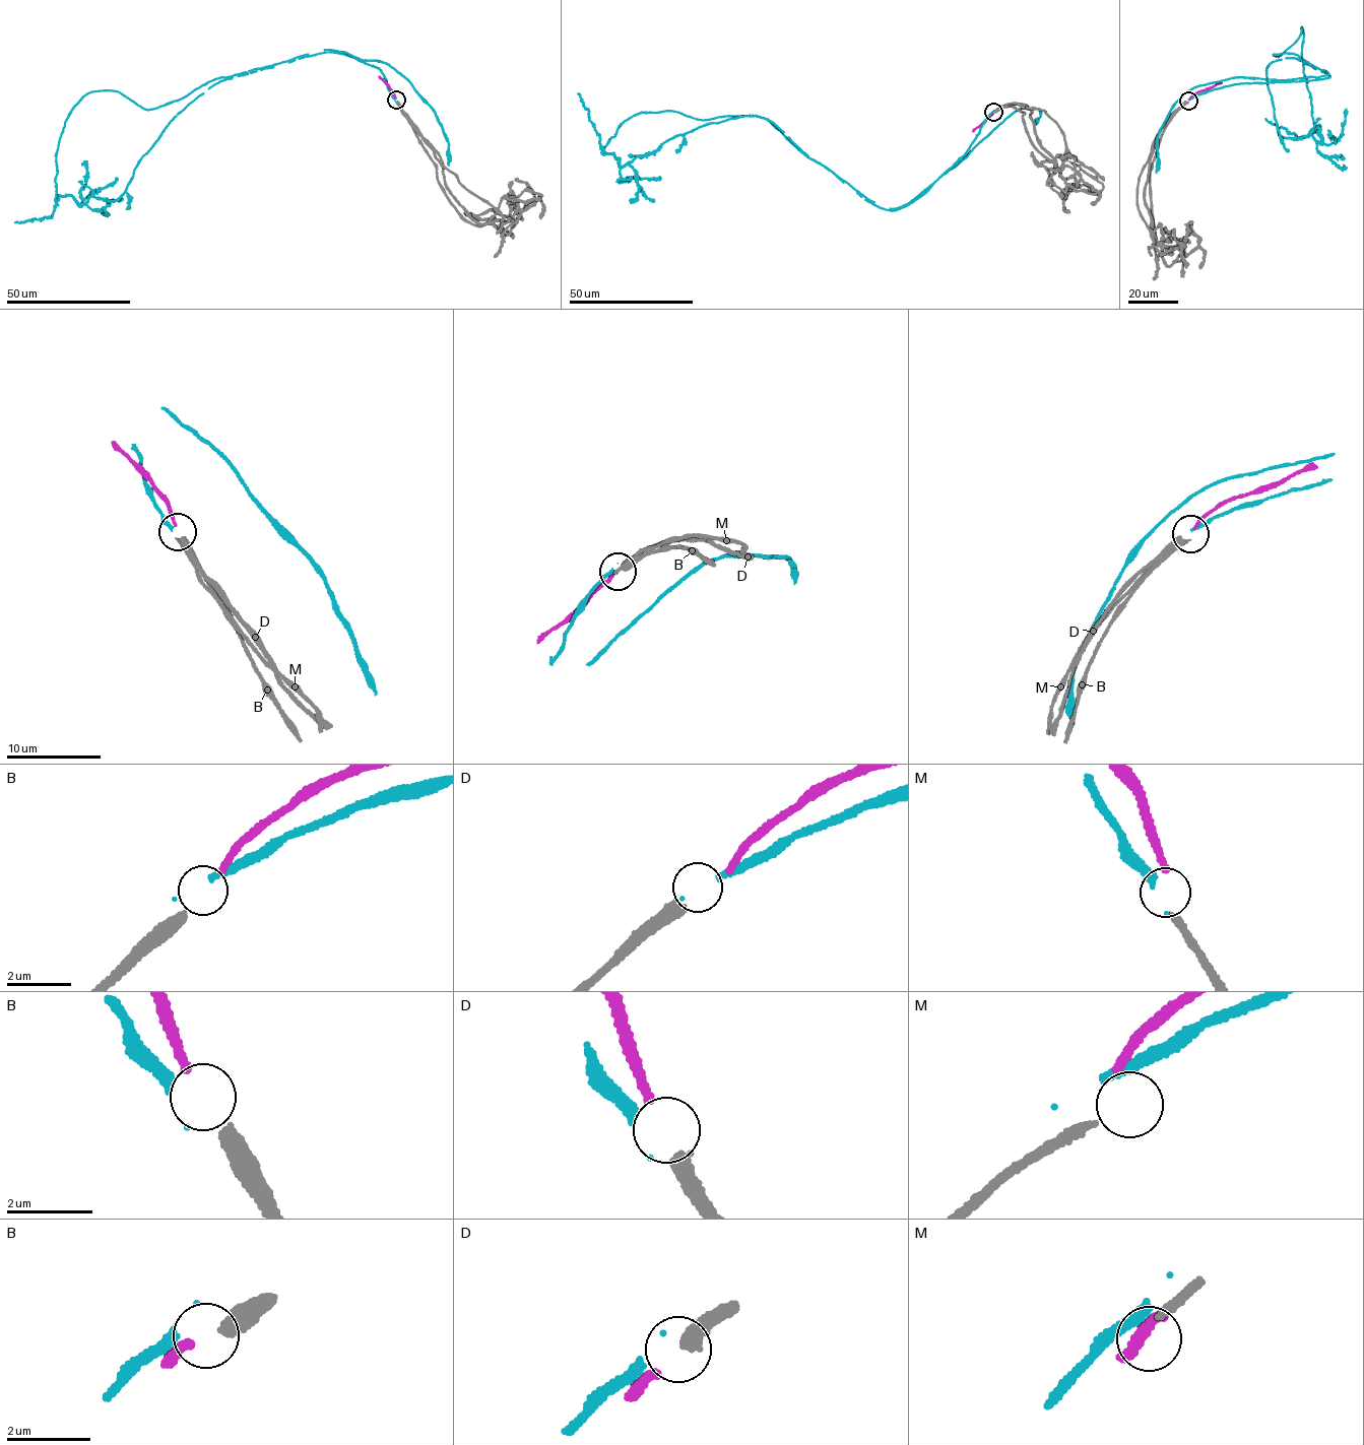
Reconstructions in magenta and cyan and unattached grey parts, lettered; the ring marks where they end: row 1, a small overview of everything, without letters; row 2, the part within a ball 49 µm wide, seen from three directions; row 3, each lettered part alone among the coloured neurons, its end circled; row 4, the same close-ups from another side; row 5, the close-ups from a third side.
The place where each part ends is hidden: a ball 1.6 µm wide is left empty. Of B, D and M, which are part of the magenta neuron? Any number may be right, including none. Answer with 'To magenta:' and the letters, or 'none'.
To magenta: B

